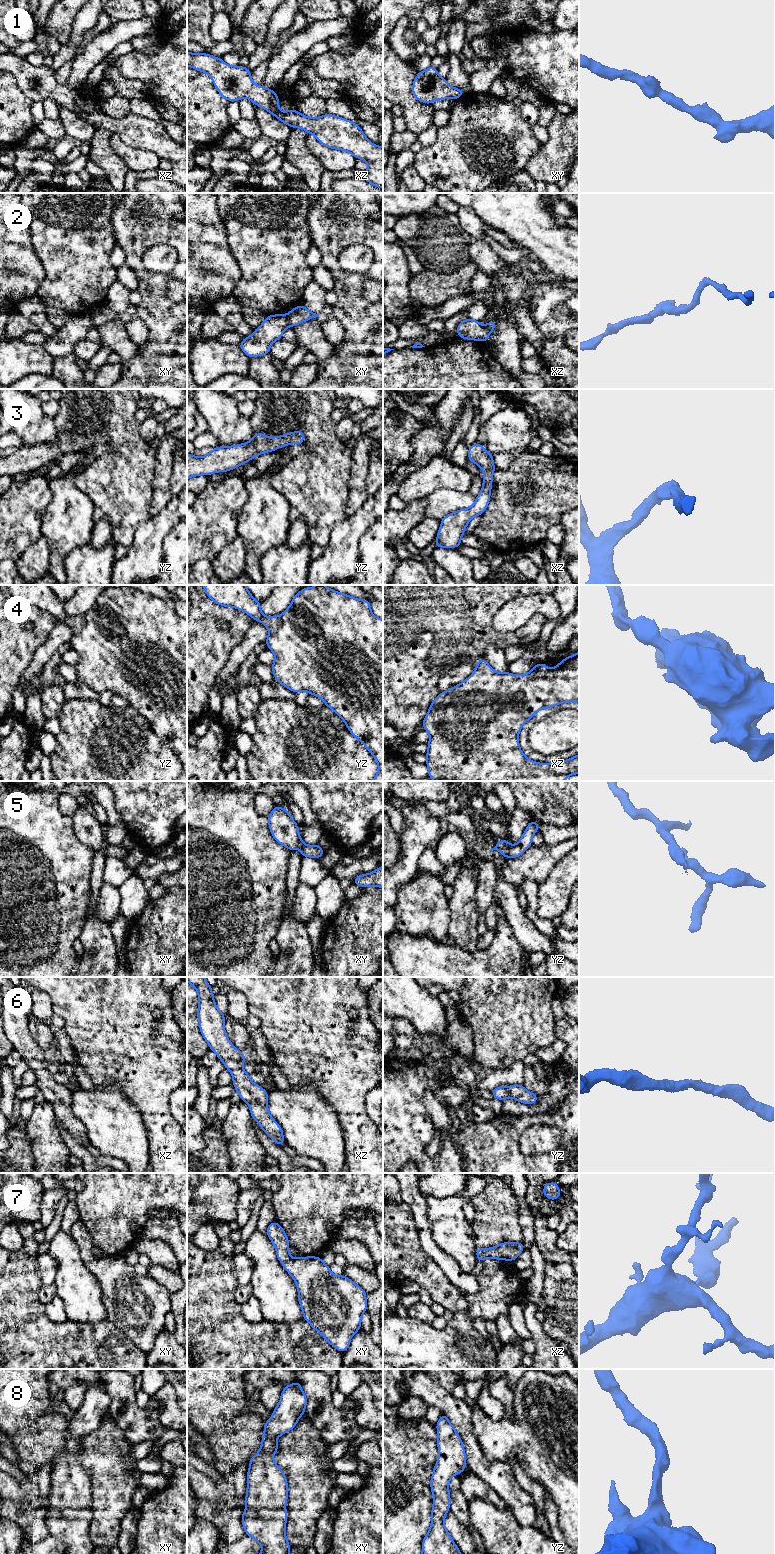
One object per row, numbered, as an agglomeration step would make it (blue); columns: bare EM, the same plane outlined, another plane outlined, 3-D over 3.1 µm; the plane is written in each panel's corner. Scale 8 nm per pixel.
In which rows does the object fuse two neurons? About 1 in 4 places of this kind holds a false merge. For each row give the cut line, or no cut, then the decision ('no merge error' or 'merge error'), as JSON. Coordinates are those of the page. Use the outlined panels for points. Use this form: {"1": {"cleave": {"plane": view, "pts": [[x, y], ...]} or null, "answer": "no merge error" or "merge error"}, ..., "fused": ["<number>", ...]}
{"1": {"cleave": null, "answer": "no merge error"}, "2": {"cleave": {"plane": "xy", "pts": [[287, 314], [291, 325]]}, "answer": "merge error"}, "3": {"cleave": null, "answer": "no merge error"}, "4": {"cleave": null, "answer": "no merge error"}, "5": {"cleave": {"plane": "xy", "pts": [[304, 843], [301, 849], [302, 856]]}, "answer": "merge error"}, "6": {"cleave": null, "answer": "no merge error"}, "7": {"cleave": null, "answer": "no merge error"}, "8": {"cleave": null, "answer": "no merge error"}, "fused": ["2", "5"]}

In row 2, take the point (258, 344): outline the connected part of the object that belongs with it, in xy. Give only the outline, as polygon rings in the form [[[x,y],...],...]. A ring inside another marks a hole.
[[[288,314],[268,315],[251,336],[242,340],[239,347],[249,358],[267,355],[271,344],[281,339],[290,326]]]

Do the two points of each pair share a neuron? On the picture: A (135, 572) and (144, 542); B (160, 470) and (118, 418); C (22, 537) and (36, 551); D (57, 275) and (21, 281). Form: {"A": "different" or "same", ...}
{"A": "same", "B": "different", "C": "different", "D": "different"}

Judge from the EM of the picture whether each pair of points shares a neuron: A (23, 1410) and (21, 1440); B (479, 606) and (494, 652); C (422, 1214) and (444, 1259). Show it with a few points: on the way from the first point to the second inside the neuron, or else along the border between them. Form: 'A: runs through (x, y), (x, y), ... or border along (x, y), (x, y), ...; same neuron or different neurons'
A: border along (42, 1415), (10, 1436); different neurons
B: border along (502, 648), (489, 646), (482, 657); different neurons
C: runs through (423, 1225), (426, 1241), (433, 1249); same neuron

